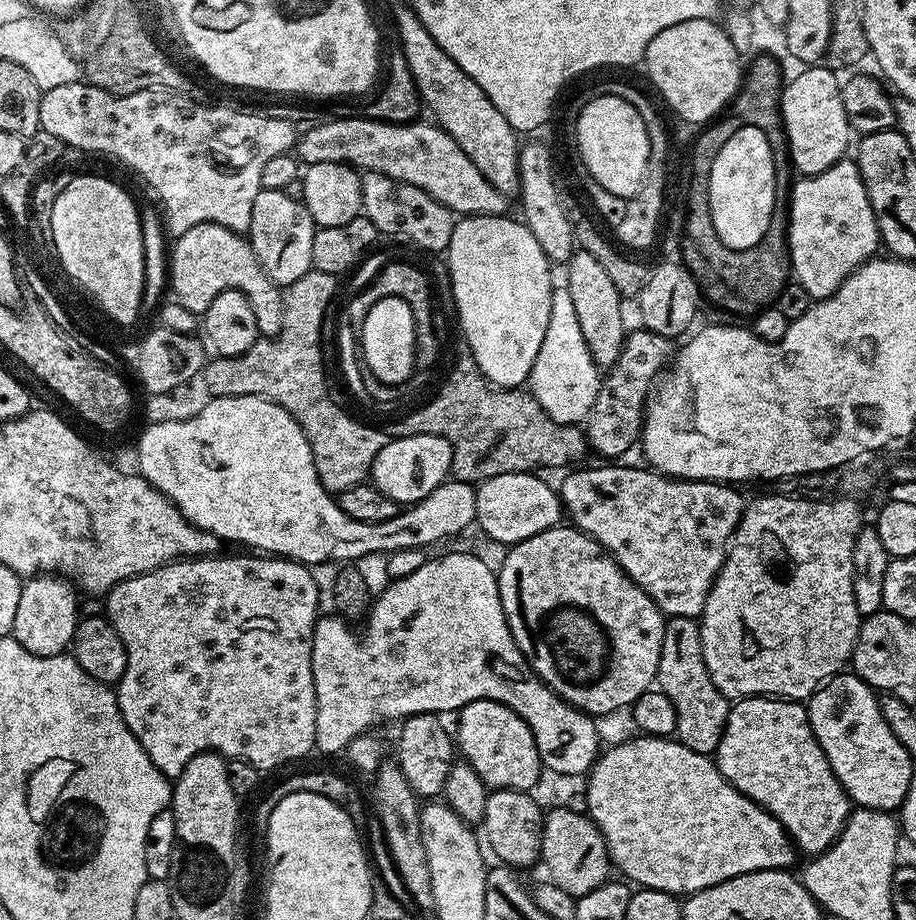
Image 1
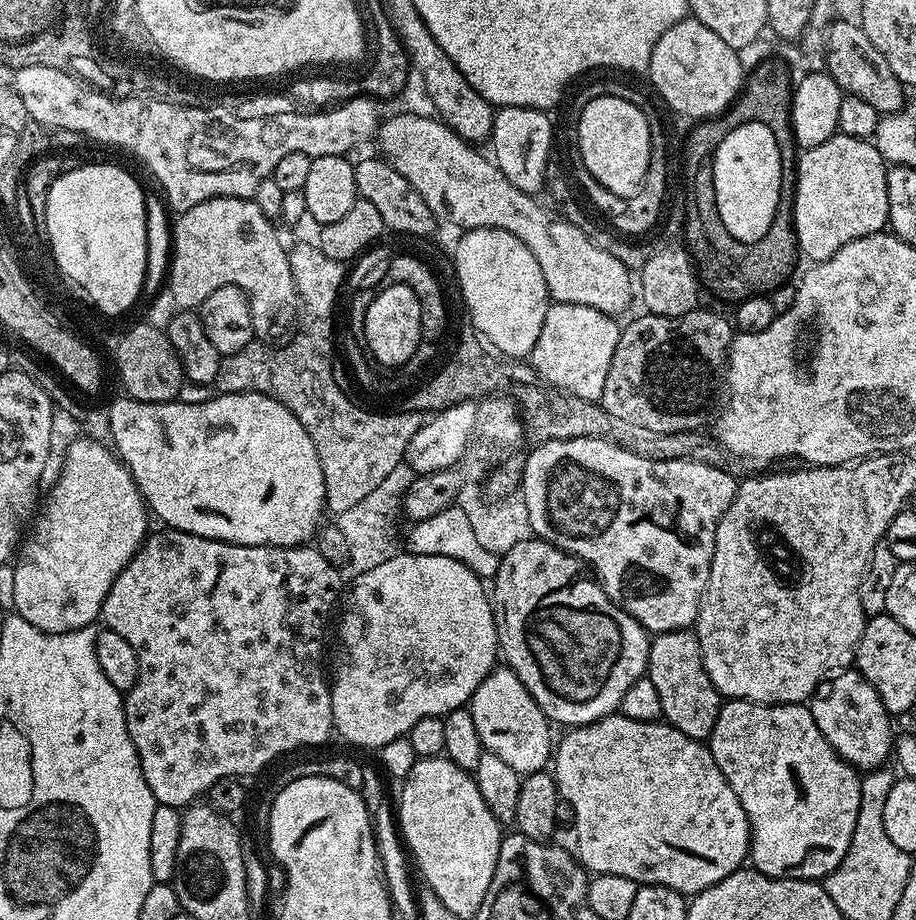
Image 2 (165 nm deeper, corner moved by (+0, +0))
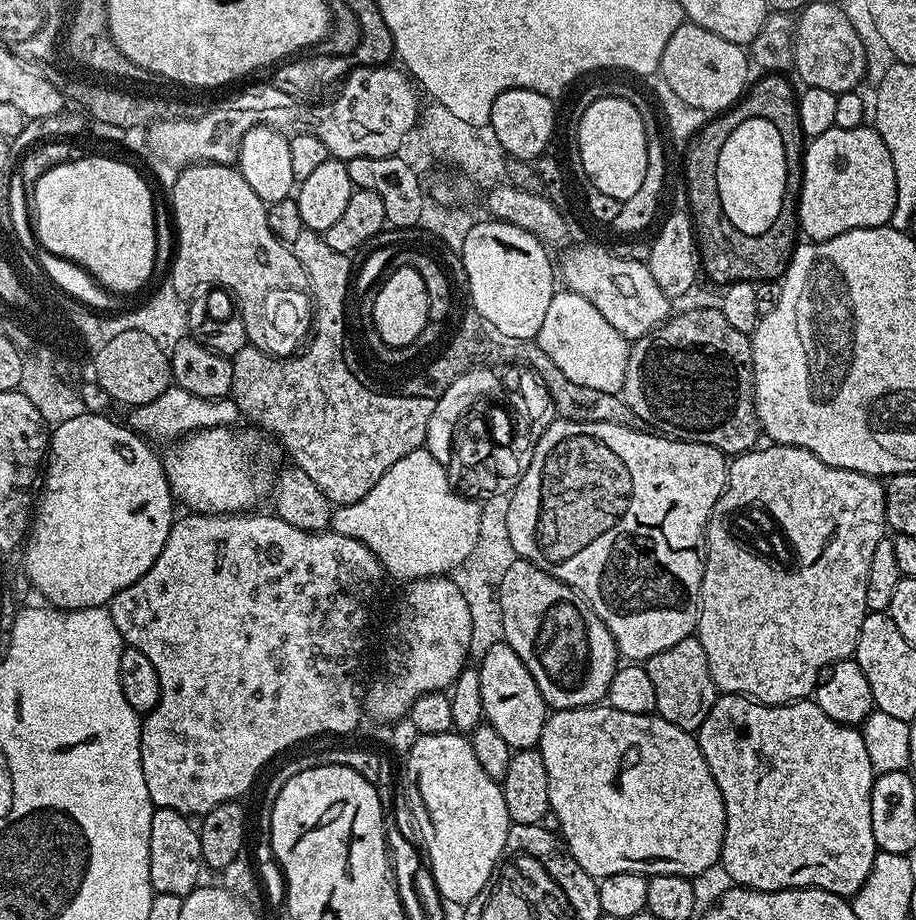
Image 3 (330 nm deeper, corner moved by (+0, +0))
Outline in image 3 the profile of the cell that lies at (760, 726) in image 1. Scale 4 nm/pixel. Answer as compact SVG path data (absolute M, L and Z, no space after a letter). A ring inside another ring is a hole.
M724 694L716 699L706 722L702 722L698 733L700 749L722 790L722 802L726 806L726 830L722 838L719 867L724 868L733 885L741 888L753 888L759 892L777 892L787 888L821 888L835 896L851 898L866 882L870 866L874 866L877 854L874 842L874 826L870 826L870 794L874 773L870 754L866 754L866 742L863 731L851 724L839 724L816 705L815 699L794 700L791 704L761 704L743 694Z

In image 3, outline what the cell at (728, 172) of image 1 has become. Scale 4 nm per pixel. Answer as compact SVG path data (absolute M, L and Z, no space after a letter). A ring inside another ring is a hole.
M759 116L740 121L738 130L734 130L734 134L730 134L730 138L726 138L726 142L722 146L722 154L718 154L716 185L725 218L738 230L742 230L742 234L757 236L774 226L774 222L784 205L786 190L790 187L788 159L782 142L782 134L778 134L775 119Z

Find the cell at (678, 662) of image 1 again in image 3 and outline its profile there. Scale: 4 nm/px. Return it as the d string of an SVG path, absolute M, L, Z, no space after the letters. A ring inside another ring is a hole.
M695 635L682 638L682 642L674 642L670 650L662 650L662 654L651 656L646 661L646 667L654 686L655 715L666 722L674 722L674 726L682 730L699 733L702 722L706 722L706 714L710 714L718 698L718 689L710 674L702 642Z

